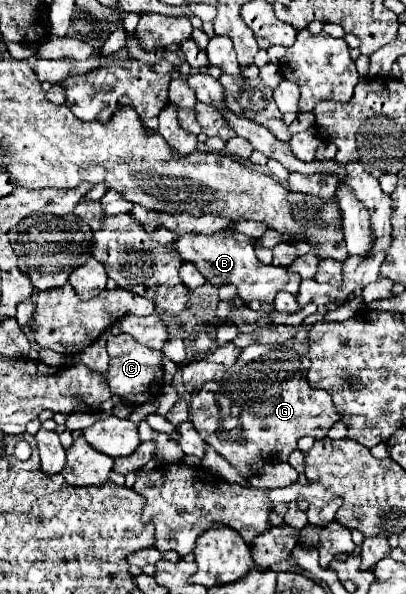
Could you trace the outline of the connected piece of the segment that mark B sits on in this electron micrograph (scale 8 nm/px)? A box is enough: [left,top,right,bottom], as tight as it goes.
[176,232,300,302]

